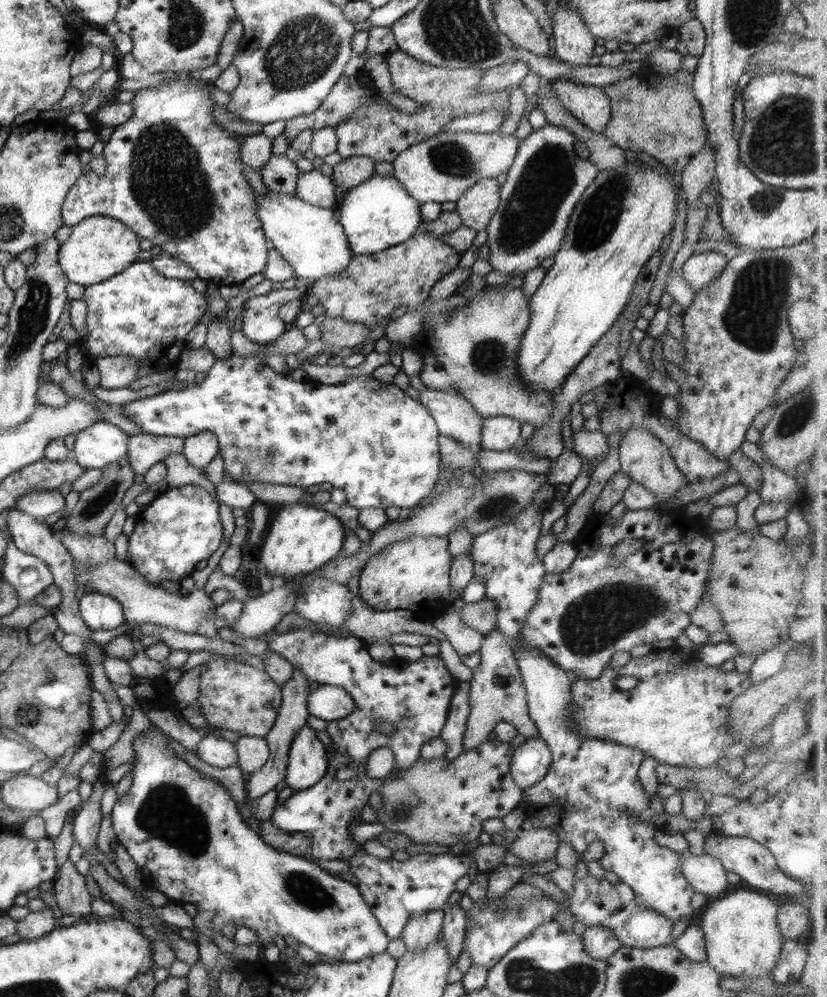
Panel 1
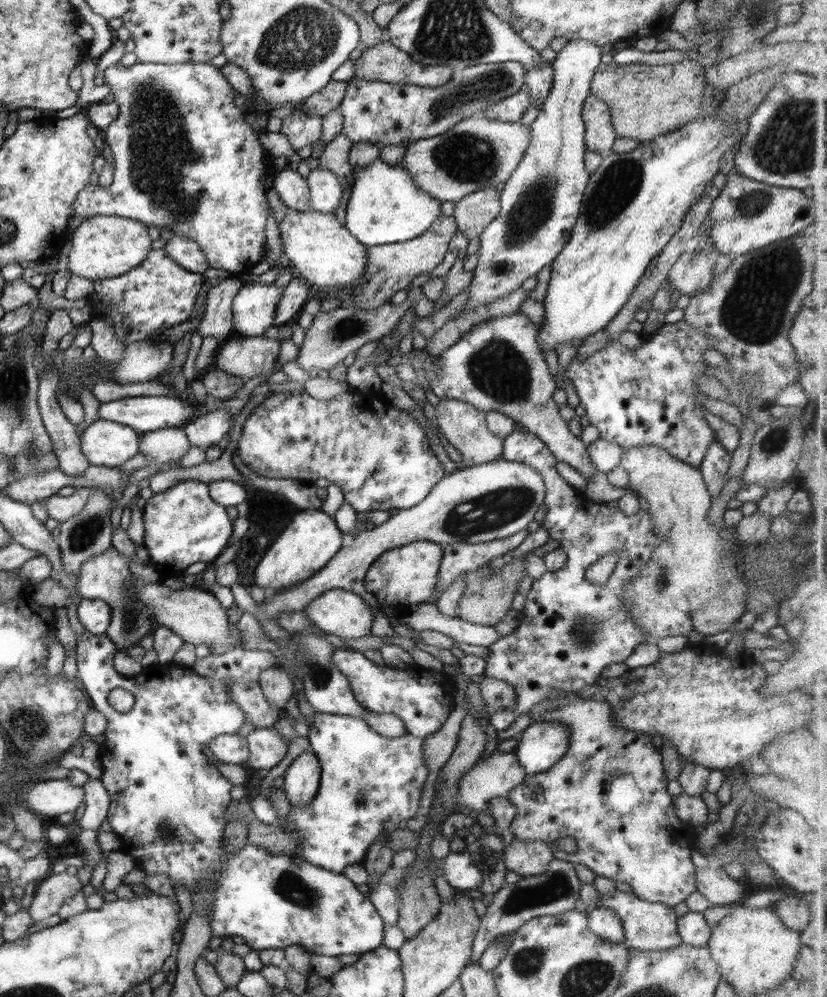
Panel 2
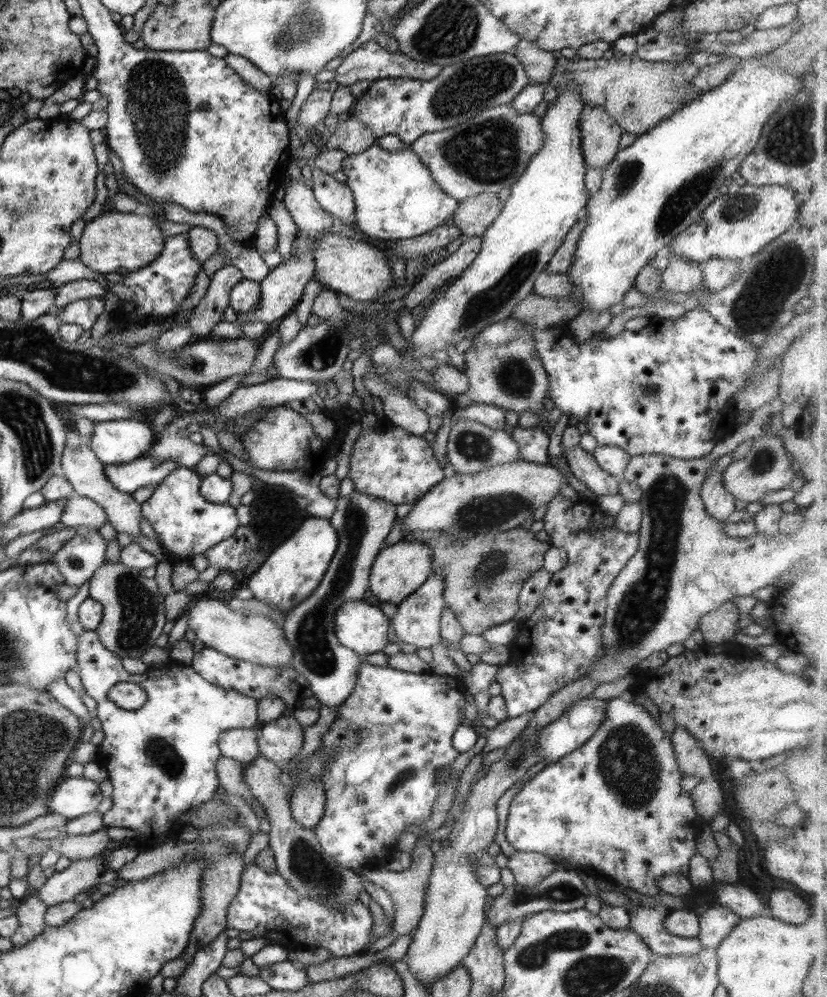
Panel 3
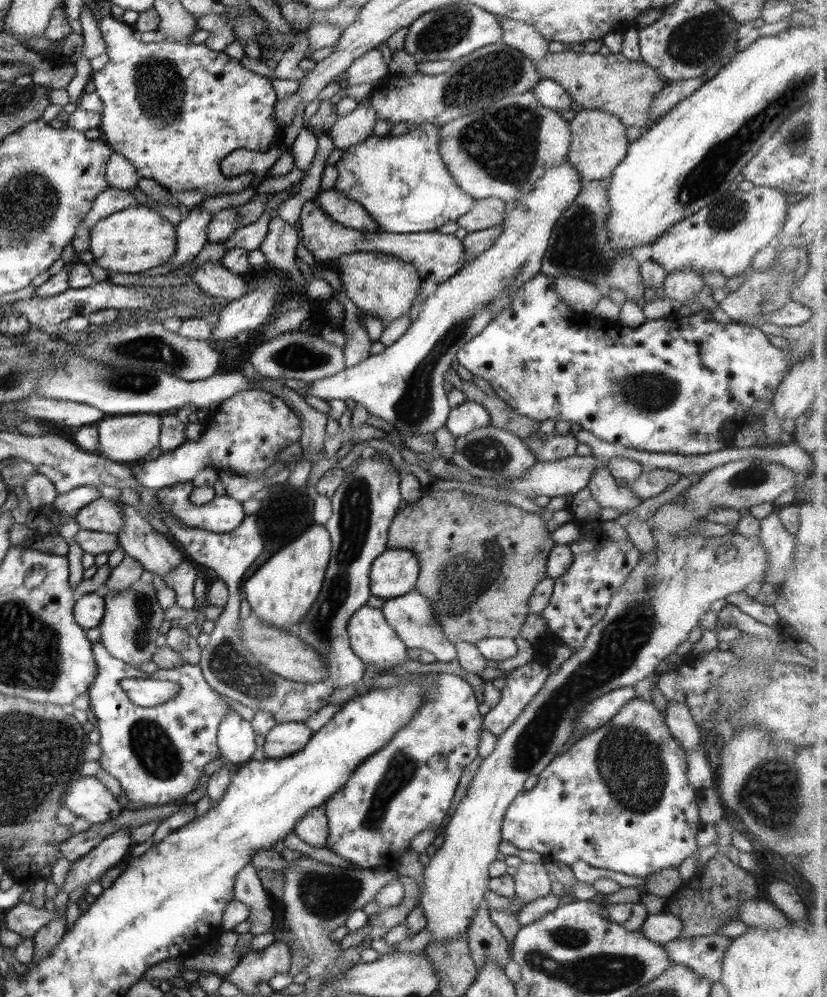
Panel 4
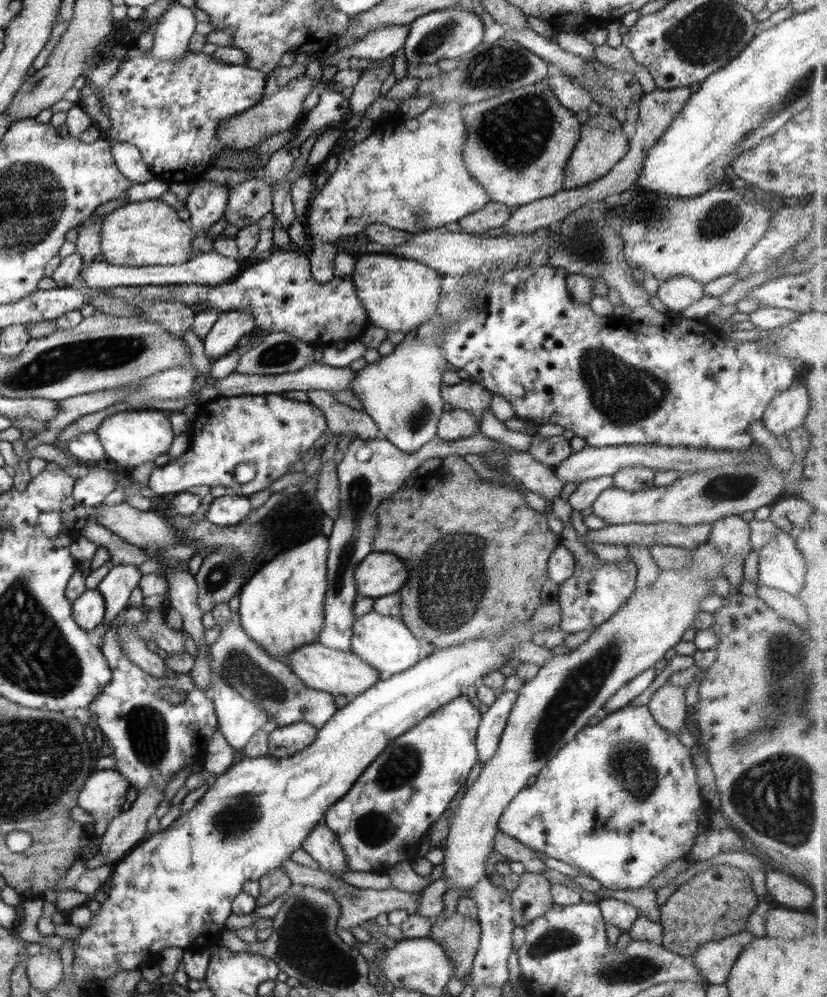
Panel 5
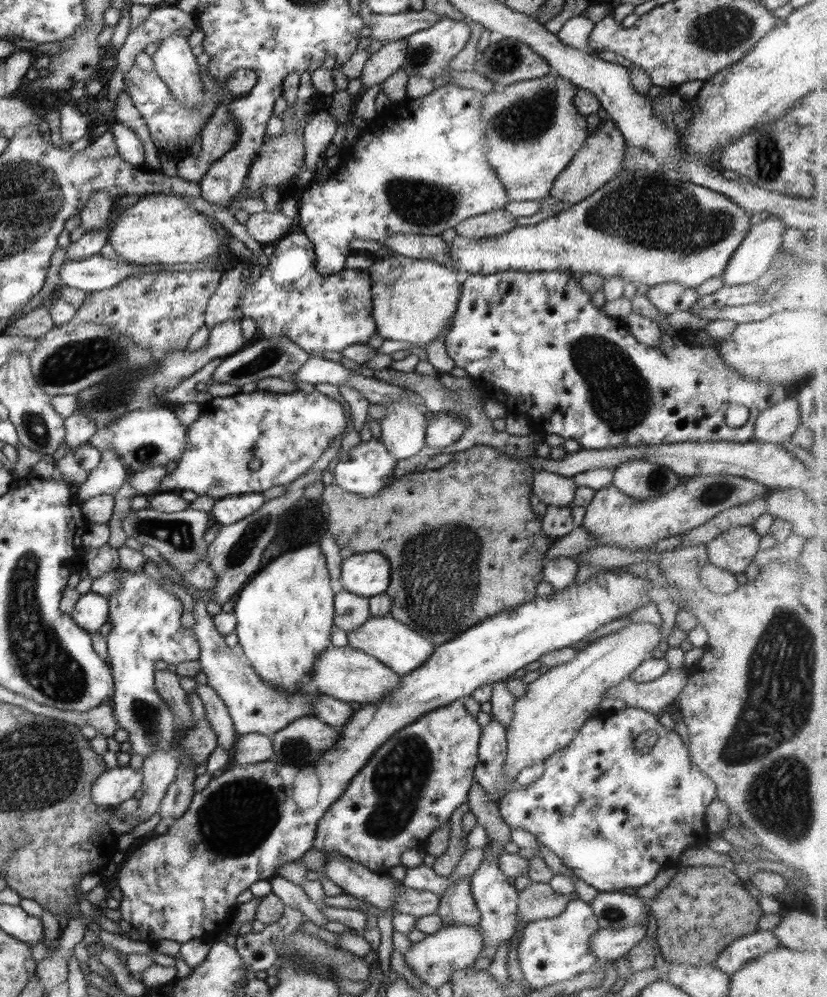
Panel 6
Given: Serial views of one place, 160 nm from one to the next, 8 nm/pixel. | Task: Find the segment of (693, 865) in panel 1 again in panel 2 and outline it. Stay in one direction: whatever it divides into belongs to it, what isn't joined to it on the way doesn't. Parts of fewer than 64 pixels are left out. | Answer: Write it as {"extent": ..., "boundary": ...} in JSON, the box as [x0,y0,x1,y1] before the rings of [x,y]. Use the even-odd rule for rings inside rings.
{"extent":[697,865,746,905],"boundary":[[[708,865],[704,869],[697,868],[697,891],[701,892],[712,905],[732,905],[740,903],[740,900],[746,896],[744,892],[744,886],[737,880],[732,879],[728,873],[726,873],[724,867],[714,867]]]}

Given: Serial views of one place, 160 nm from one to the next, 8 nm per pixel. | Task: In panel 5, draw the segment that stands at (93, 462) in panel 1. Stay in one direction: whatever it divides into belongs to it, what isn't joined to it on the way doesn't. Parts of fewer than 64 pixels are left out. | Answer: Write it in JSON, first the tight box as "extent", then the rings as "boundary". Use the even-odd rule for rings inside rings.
{"extent":[95,408,175,470],"boundary":[[[153,408],[109,415],[95,433],[106,451],[107,462],[128,470],[166,454],[175,437],[168,413]]]}

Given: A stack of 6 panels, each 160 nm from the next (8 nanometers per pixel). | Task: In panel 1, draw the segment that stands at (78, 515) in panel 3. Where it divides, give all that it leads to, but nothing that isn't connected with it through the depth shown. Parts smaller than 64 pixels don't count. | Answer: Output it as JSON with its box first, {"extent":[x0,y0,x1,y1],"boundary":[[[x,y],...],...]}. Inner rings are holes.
{"extent":[14,490,65,520],"boundary":[[[55,490],[34,491],[16,499],[14,510],[28,514],[38,520],[44,520],[48,514],[54,514],[64,509],[65,498]]]}

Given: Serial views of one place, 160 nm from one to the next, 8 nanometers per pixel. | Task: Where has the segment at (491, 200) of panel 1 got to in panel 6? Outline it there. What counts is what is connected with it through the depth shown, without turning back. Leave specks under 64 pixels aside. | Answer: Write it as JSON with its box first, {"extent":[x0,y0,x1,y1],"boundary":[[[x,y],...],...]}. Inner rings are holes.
{"extent":[456,208,516,238],"boundary":[[[505,208],[479,214],[459,222],[456,226],[457,236],[466,238],[496,237],[512,230],[516,226],[515,217]]]}

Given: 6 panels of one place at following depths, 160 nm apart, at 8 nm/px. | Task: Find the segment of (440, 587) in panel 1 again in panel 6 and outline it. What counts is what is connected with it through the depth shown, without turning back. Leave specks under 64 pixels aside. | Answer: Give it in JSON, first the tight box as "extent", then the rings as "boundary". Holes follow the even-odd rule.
{"extent":[338,553,391,597],"boundary":[[[359,553],[342,562],[341,581],[338,585],[361,597],[382,594],[391,583],[391,565],[379,553]]]}

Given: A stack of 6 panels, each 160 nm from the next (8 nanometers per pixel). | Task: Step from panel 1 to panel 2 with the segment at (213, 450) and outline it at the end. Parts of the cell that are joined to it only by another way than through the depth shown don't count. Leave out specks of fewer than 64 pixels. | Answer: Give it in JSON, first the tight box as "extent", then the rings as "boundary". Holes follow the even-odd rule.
{"extent":[182,408,231,448],"boundary":[[[215,408],[211,412],[198,414],[192,422],[182,428],[186,431],[191,446],[207,448],[217,445],[230,430],[231,416],[226,409]]]}

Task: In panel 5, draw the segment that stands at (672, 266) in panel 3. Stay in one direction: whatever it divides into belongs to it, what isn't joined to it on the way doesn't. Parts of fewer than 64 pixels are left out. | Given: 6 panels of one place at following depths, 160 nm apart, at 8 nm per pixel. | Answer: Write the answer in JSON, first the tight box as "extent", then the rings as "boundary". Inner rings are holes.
{"extent":[656,277,705,312],"boundary":[[[672,277],[667,281],[660,281],[656,293],[658,300],[669,311],[681,312],[688,309],[694,302],[701,300],[705,295],[705,285],[693,278]]]}

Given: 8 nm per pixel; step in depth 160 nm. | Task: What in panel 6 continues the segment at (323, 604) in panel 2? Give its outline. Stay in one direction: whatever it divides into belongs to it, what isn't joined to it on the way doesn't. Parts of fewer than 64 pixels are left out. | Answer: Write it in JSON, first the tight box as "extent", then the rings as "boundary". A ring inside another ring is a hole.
{"extent":[348,614,434,677],"boundary":[[[392,614],[383,617],[371,616],[360,628],[348,633],[348,642],[351,648],[373,656],[401,677],[420,668],[434,651],[430,640],[405,626],[403,622],[398,622]]]}

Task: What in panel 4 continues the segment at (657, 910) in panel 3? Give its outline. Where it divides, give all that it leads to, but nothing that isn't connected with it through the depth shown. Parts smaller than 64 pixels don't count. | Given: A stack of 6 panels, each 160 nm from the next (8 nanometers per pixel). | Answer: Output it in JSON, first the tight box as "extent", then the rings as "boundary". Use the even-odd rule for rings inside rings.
{"extent":[663,933,733,981],"boundary":[[[714,933],[694,938],[676,938],[663,947],[674,963],[687,966],[702,979],[720,981],[722,961],[728,943],[733,938]]]}

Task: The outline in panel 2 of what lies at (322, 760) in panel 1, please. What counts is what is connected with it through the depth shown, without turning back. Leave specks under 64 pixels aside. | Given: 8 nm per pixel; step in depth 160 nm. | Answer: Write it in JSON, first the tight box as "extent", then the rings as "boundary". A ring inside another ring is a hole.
{"extent":[284,747,321,806],"boundary":[[[310,747],[291,763],[284,774],[284,792],[292,806],[306,806],[316,796],[321,778],[318,757]]]}

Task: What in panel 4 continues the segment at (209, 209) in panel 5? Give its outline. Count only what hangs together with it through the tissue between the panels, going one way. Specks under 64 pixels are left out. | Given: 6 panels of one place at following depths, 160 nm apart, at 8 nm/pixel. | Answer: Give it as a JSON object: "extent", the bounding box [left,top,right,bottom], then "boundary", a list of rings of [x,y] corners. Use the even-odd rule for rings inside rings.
{"extent":[166,204,212,264],"boundary":[[[200,204],[189,210],[188,216],[183,218],[176,227],[176,255],[166,264],[186,264],[193,260],[207,243],[208,225],[212,215],[202,209]]]}

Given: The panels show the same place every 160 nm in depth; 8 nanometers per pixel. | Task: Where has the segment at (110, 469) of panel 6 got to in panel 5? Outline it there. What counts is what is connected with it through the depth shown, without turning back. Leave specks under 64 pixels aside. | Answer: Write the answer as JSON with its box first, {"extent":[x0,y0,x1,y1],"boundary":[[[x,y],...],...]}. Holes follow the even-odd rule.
{"extent":[73,469,117,508],"boundary":[[[90,469],[84,477],[75,482],[73,500],[84,508],[100,506],[103,501],[117,490],[115,474],[110,469]]]}

